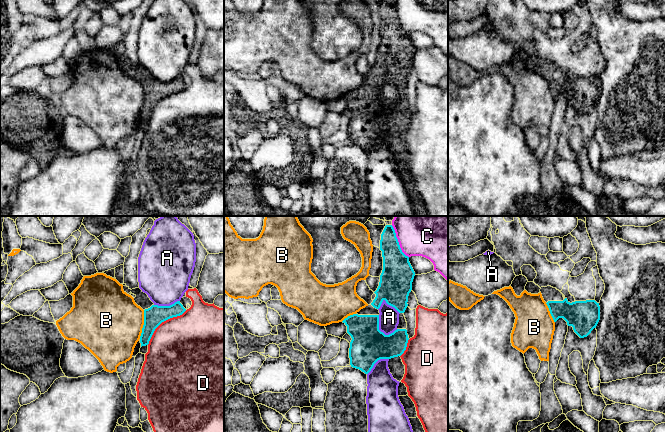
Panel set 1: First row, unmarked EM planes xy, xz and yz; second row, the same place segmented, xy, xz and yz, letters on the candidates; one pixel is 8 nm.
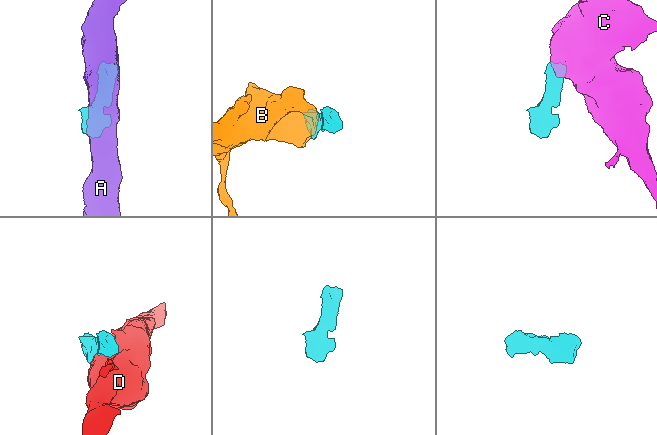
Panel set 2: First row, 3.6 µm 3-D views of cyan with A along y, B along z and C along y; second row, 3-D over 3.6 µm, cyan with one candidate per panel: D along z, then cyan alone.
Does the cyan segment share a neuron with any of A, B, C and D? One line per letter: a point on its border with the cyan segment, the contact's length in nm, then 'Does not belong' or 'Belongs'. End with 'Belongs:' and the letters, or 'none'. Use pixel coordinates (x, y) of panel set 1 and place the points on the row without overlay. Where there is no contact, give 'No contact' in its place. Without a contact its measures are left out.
A: Touches cyan at xz (380, 107). Shared border 200 nm. Does not belong
B: Touches cyan at xy (144, 100). Shared border 240 nm. Does not belong
C: Touches cyan at xz (397, 17). Shared border 300 nm. Does not belong
D: Touches cyan at xy (163, 97). Shared border 420 nm. Does not belong
Belongs: none

